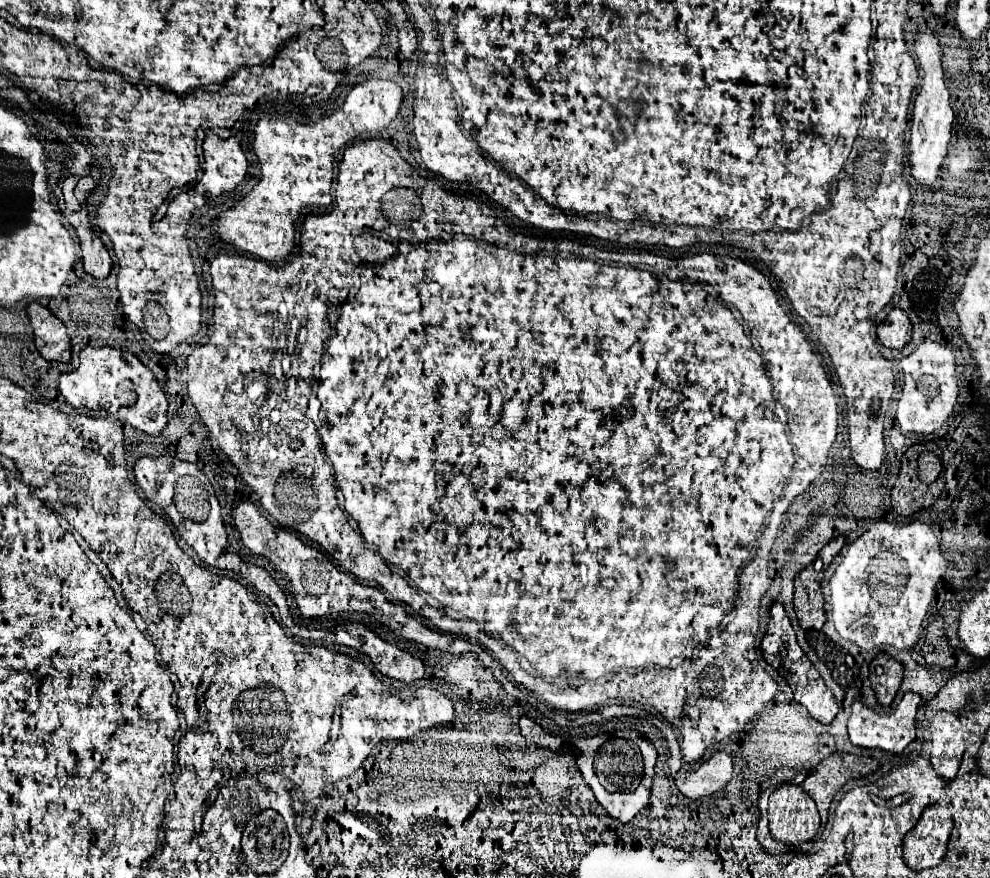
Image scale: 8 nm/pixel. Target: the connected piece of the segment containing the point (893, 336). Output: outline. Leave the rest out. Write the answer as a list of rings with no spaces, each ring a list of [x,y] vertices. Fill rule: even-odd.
[[[892,308],[888,318],[878,324],[878,338],[886,348],[902,348],[912,338],[912,322],[902,308]]]

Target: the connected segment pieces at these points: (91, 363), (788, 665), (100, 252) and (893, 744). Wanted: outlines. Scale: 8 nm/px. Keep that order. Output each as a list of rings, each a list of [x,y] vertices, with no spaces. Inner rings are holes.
[[[84,346],[78,360],[80,360],[80,364],[78,364],[76,370],[62,372],[60,378],[58,378],[58,390],[70,406],[90,408],[90,410],[104,410],[104,404],[106,404],[104,394],[116,394],[120,380],[130,380],[136,386],[138,400],[132,406],[118,406],[118,402],[116,402],[116,406],[110,406],[110,412],[120,422],[130,424],[132,428],[136,428],[140,432],[146,432],[150,436],[156,436],[156,434],[162,432],[162,428],[168,422],[166,396],[164,396],[156,376],[152,374],[152,370],[148,366],[144,366],[133,353],[124,352],[124,350],[118,350],[118,348],[110,348],[110,346],[102,346],[102,348]]]
[[[796,642],[796,648],[790,650],[782,668],[778,670],[790,684],[794,692],[794,700],[800,702],[812,718],[822,724],[830,724],[838,712],[838,704],[834,694],[826,688],[824,680],[818,676],[818,670],[806,660],[806,654]]]
[[[80,226],[76,232],[80,238],[84,270],[94,278],[106,278],[112,270],[112,260],[106,246],[100,242],[96,232],[88,226]]]
[[[906,692],[902,702],[898,704],[894,714],[880,716],[872,708],[854,702],[852,704],[852,714],[848,718],[848,736],[854,746],[864,746],[864,748],[882,748],[888,752],[902,752],[914,738],[916,738],[916,710],[920,704],[920,694],[916,692]]]

